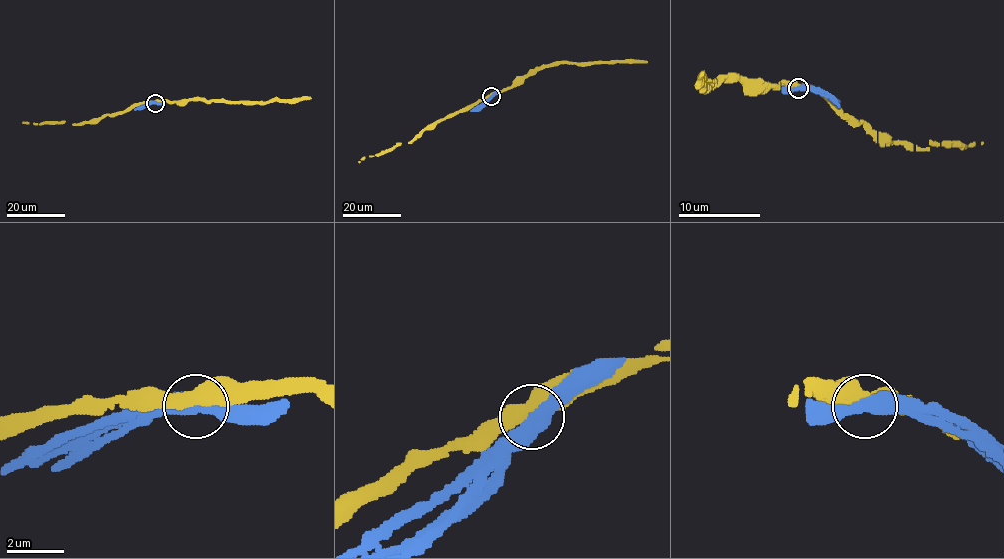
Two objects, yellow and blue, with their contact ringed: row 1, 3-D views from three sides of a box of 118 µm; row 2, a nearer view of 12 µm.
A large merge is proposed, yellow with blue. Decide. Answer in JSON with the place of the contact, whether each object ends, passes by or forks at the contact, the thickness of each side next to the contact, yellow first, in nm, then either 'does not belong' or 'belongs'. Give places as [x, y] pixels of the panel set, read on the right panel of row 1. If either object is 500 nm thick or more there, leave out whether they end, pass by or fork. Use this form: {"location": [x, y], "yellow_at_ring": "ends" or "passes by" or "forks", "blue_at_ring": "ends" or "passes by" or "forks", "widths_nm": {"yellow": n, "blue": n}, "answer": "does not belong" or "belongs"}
{"location": [798, 88], "widths_nm": {"yellow": 500, "blue": 480}, "answer": "does not belong"}

